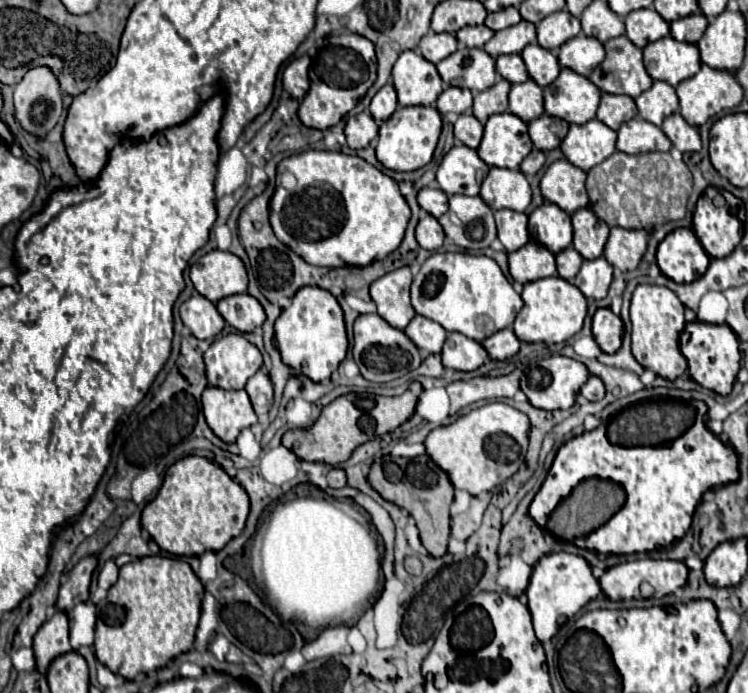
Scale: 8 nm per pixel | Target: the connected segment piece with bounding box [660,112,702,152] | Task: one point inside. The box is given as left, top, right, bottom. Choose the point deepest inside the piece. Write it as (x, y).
(685, 138)

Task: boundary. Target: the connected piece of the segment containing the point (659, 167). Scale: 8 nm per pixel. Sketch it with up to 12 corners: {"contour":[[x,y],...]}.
{"contour":[[614,152],[586,178],[608,226],[682,220],[692,174],[668,152]]}

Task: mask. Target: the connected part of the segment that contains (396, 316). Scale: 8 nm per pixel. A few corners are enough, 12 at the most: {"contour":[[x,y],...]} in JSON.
{"contour":[[410,268],[384,274],[370,286],[378,314],[398,330],[416,316]]}

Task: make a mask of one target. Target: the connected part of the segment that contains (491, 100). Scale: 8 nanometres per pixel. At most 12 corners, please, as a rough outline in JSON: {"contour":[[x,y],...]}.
{"contour":[[504,78],[474,94],[474,116],[484,124],[508,110]]}

